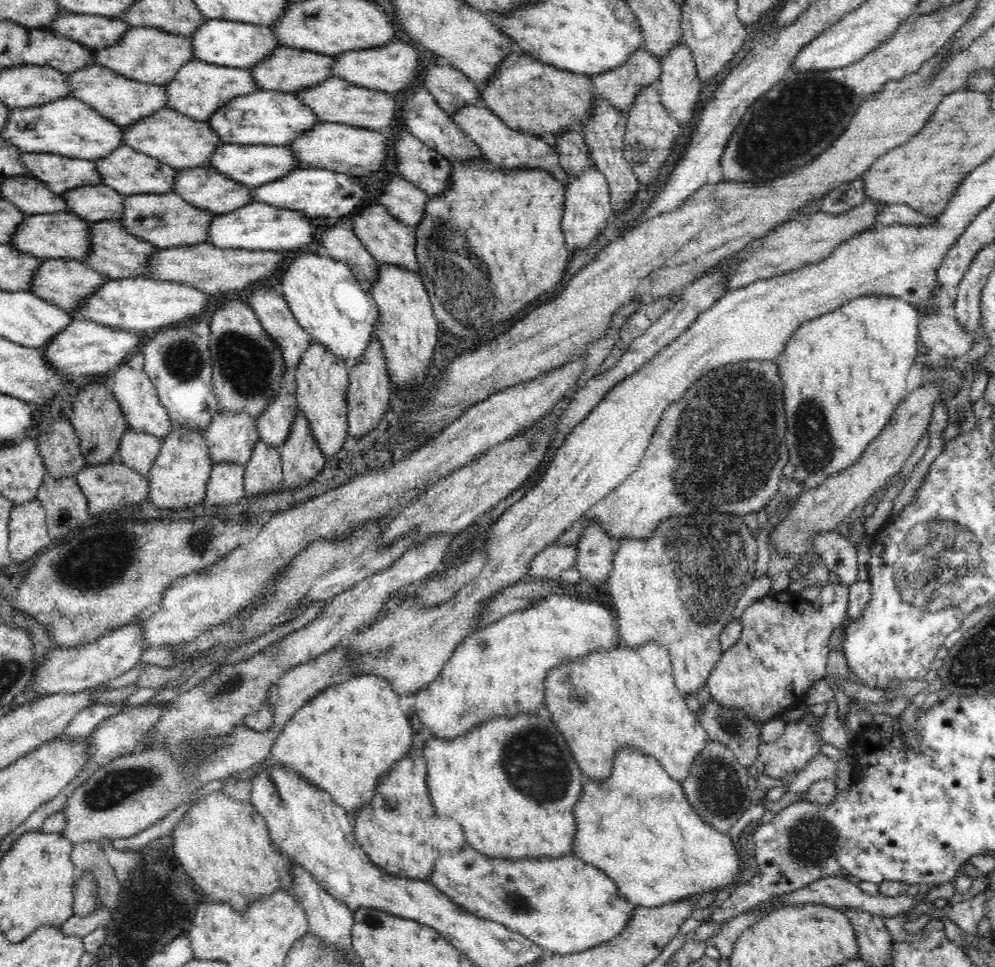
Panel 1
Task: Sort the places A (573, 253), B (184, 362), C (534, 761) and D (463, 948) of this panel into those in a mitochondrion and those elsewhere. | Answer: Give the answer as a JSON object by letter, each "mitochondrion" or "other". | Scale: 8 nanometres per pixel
{"A":"other","B":"mitochondrion","C":"mitochondrion","D":"other"}

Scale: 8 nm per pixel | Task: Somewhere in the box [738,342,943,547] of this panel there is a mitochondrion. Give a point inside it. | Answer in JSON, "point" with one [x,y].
{"point":[812,440]}

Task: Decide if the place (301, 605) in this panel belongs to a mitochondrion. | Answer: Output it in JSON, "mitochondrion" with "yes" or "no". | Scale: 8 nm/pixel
{"mitochondrion":"no"}

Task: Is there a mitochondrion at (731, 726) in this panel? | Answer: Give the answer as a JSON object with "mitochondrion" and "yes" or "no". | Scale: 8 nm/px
{"mitochondrion":"yes"}

